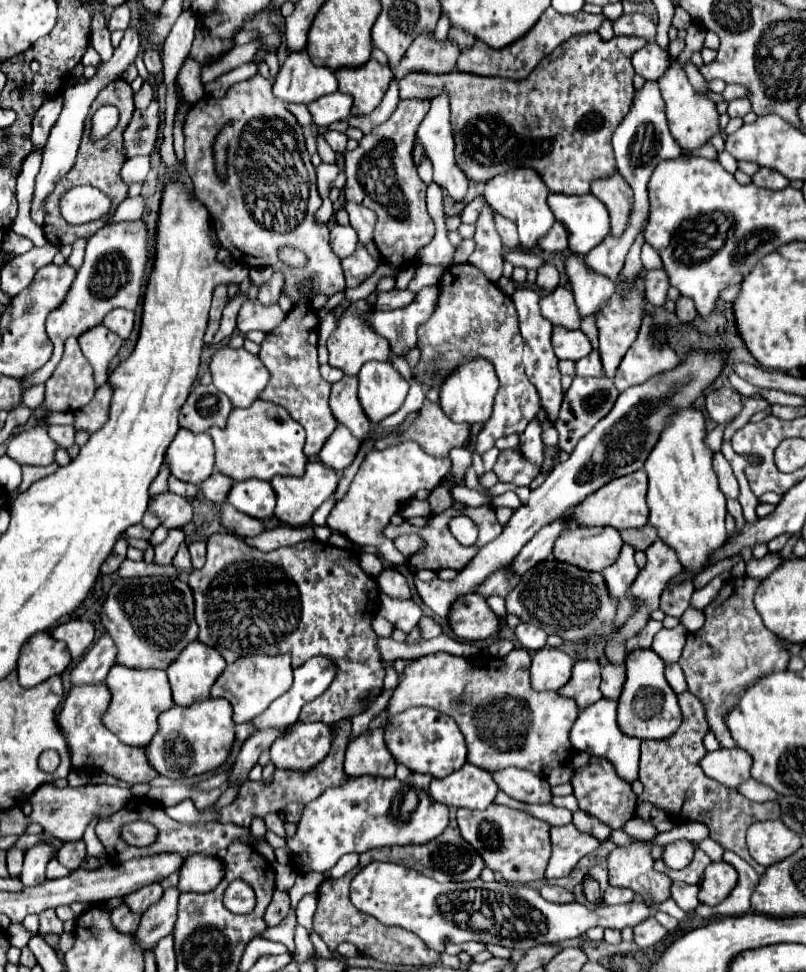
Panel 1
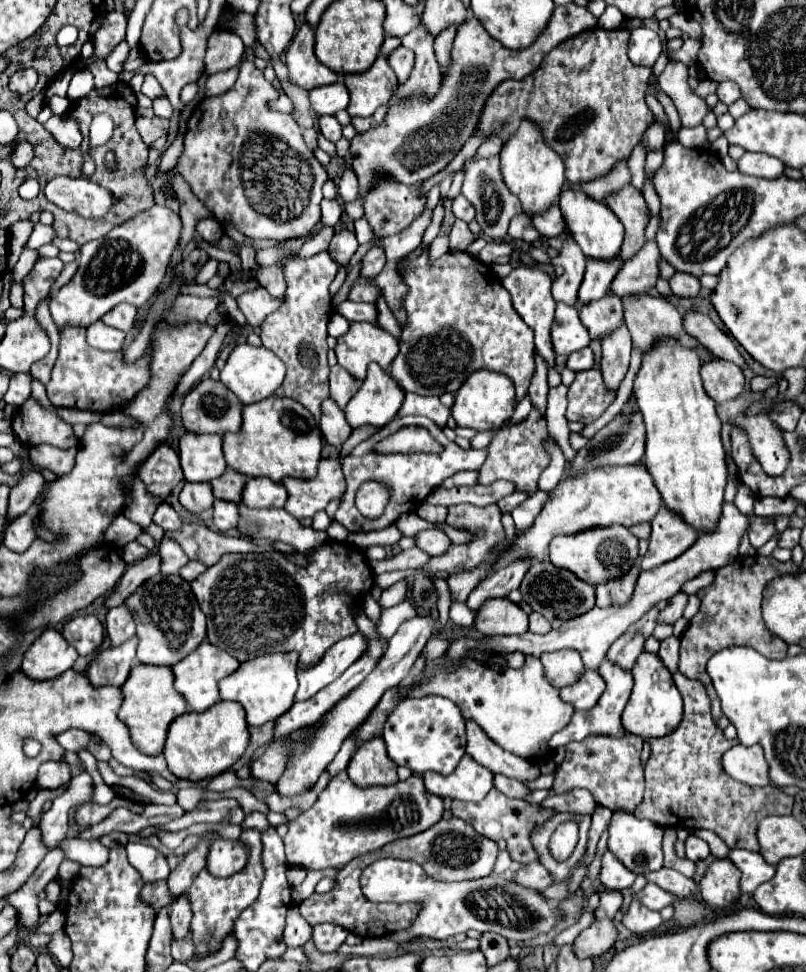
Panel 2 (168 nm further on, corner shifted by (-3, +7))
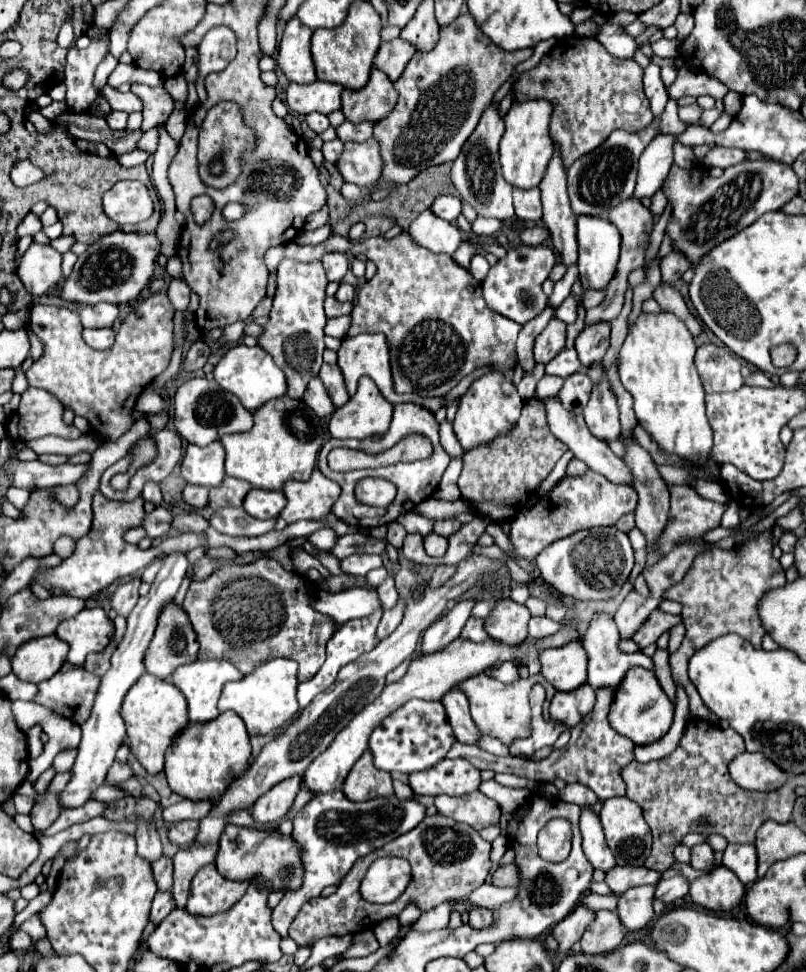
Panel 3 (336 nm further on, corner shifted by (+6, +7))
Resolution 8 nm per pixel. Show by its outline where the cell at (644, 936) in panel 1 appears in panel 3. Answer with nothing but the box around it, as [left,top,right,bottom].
[619,884,655,930]

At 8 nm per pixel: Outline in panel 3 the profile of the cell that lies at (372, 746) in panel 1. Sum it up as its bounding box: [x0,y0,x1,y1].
[343,750,393,802]

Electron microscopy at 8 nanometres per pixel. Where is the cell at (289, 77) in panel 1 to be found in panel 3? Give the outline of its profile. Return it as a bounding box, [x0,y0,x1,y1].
[277,18,317,84]

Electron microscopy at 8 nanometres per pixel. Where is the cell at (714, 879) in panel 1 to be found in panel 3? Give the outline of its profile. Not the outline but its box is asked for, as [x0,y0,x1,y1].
[689,866,745,912]

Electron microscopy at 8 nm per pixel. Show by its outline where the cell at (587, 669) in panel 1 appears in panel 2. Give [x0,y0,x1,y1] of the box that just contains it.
[560,668,604,710]

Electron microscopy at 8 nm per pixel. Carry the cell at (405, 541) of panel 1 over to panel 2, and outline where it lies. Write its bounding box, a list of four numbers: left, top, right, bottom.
[414,528,450,556]

